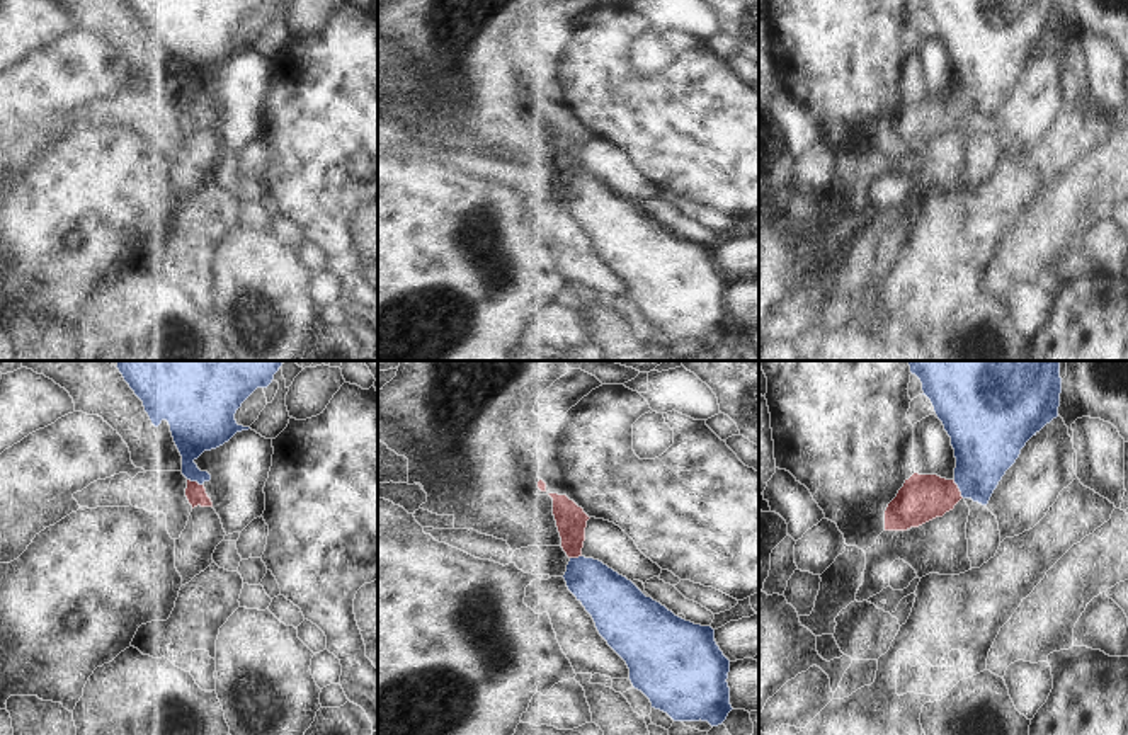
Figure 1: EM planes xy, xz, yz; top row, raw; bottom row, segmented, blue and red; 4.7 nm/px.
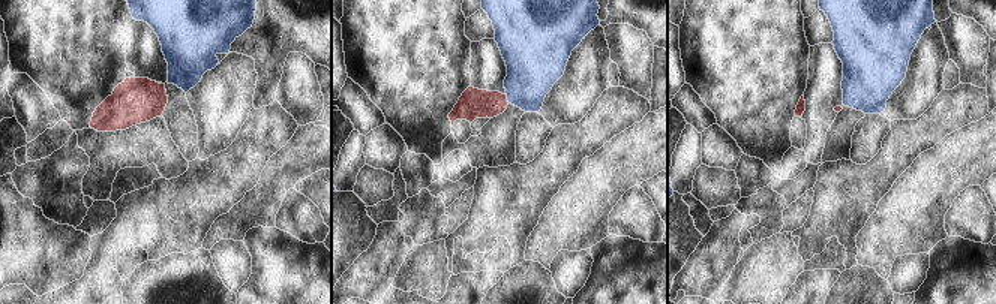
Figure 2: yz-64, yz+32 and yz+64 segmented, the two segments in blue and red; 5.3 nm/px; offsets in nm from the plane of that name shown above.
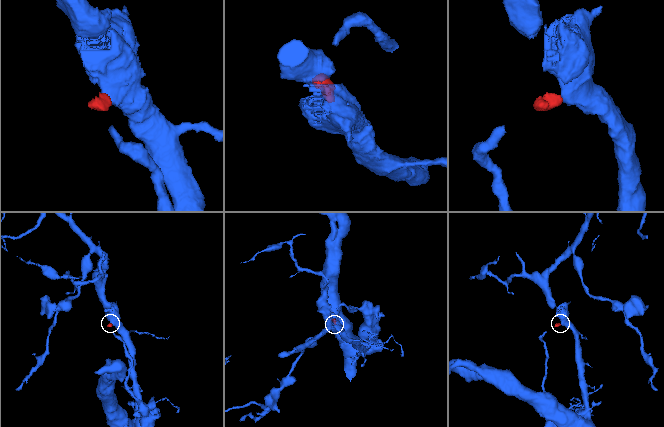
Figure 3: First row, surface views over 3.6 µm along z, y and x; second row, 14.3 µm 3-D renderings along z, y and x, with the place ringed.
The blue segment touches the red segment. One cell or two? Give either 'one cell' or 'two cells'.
one cell

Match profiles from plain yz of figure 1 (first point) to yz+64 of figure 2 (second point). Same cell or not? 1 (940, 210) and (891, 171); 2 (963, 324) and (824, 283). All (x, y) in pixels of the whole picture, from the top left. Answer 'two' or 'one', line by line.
1: one
2: two

